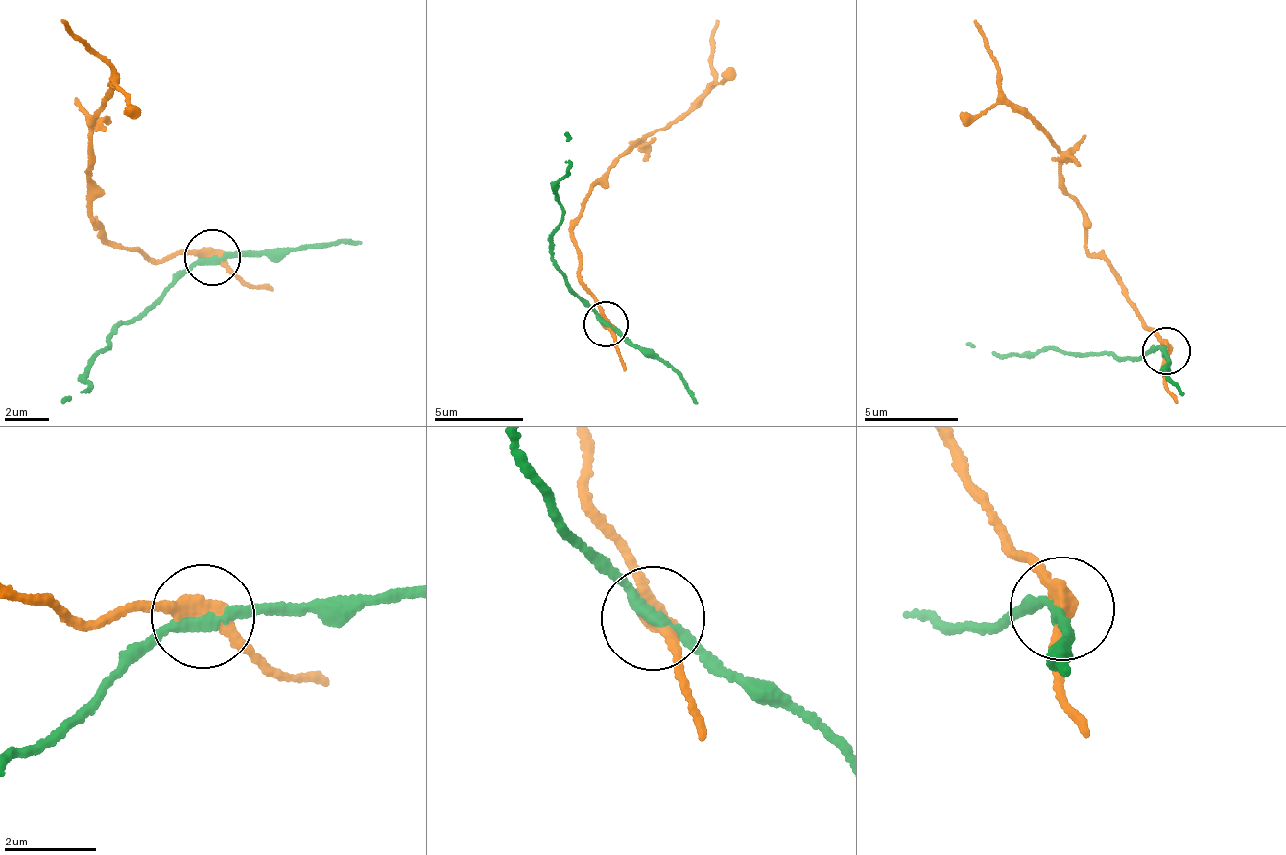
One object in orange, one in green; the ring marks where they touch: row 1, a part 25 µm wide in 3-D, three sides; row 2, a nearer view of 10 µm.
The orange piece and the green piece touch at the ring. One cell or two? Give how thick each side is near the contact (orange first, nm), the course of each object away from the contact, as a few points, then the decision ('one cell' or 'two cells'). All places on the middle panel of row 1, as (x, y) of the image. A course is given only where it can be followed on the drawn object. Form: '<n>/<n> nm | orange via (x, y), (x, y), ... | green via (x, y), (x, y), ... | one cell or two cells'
340/240 nm | orange via (605, 324), (583, 281), (572, 234), (584, 196), (607, 178), (629, 149), (708, 90), (717, 19) | green via (605, 324), (551, 258), (551, 233), (562, 220), (559, 194), (566, 171), (564, 131) | two cells

